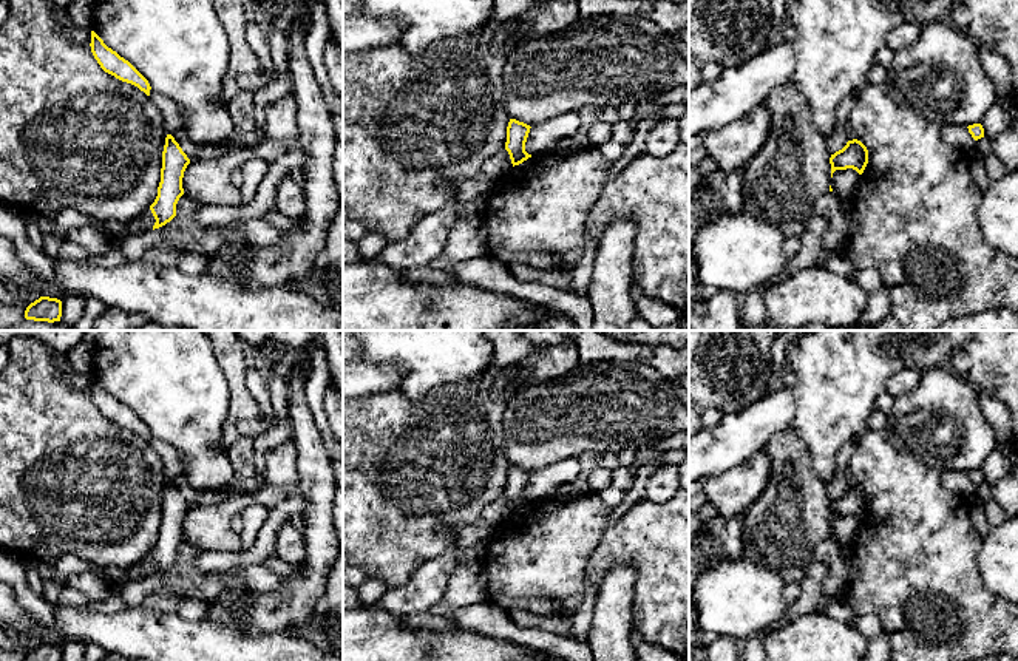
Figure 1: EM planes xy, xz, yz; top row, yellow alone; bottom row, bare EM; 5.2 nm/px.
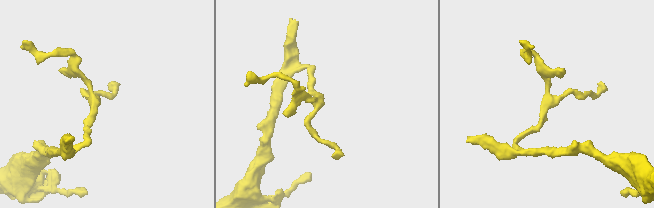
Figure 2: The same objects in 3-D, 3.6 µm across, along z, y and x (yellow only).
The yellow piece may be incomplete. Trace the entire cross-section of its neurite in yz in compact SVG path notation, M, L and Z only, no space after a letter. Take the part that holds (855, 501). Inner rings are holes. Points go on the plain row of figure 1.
M857 485L848 486L842 496L831 500L830 510L831 510L831 524L836 516L847 514L853 514L859 520L862 520L868 510L868 496Z

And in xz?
M510 465L508 468L505 496L510 500L513 513L531 503L531 500L525 497L525 488L530 474L530 471L519 468L516 465Z

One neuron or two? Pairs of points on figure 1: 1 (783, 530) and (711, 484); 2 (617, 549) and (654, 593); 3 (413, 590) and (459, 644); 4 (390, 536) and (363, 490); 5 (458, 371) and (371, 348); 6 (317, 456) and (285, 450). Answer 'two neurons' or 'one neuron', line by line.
1: two neurons
2: one neuron
3: two neurons
4: one neuron
5: one neuron
6: two neurons

